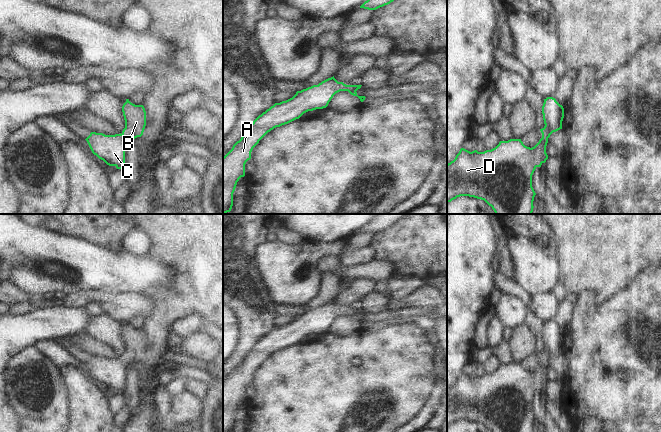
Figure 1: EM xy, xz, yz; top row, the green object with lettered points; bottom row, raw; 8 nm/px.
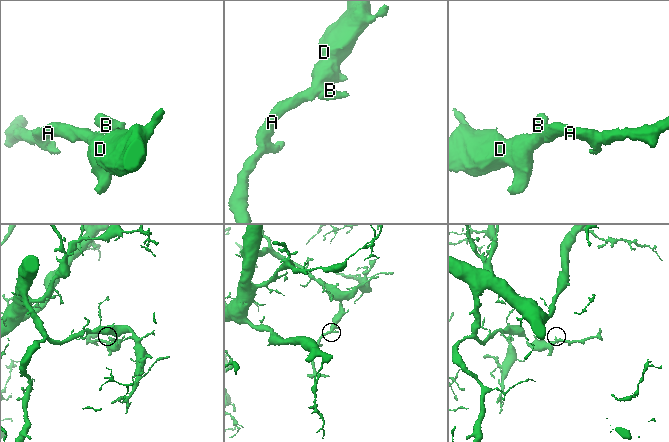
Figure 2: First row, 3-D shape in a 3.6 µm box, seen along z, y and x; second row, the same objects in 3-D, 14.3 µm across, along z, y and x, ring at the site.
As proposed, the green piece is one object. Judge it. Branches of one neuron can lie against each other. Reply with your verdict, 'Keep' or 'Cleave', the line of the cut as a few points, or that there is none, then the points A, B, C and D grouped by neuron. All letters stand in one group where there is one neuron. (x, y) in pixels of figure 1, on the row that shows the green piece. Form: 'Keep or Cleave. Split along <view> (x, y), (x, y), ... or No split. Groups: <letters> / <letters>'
Keep. No split. Groups: A B C D

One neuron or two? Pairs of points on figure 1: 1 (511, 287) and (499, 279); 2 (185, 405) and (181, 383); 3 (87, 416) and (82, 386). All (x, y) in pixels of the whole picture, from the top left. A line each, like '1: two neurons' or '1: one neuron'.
1: one neuron
2: two neurons
3: one neuron

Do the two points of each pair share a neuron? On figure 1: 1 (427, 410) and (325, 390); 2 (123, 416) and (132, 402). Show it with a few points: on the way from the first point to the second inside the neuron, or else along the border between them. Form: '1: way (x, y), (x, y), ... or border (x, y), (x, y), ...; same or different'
1: border (432, 388), (422, 407), (407, 421); different
2: border (125, 402), (131, 413); different

